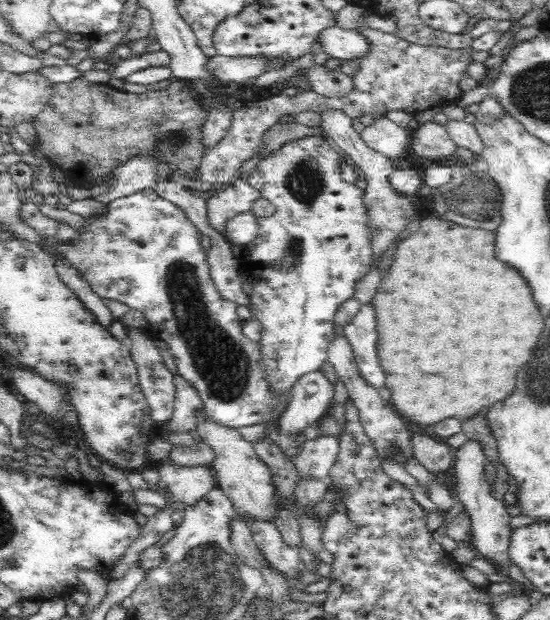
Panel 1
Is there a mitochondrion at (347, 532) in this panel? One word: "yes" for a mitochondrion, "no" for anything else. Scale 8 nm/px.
yes

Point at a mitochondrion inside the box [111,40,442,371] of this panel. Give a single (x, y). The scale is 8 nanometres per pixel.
(304, 181)

